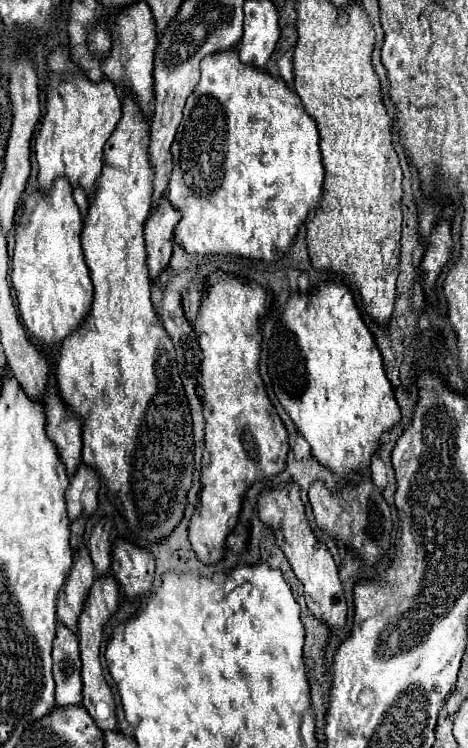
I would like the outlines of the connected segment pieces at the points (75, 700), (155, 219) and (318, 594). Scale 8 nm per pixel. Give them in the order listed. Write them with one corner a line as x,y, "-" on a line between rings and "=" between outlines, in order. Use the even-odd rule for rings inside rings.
58,625
54,639
54,681
58,707
82,705
82,679
80,679
80,651
78,637
64,625
=
166,197
160,199
160,207
146,221
144,227
146,251
148,251
146,265
152,281
156,281
170,263
172,247
174,247
174,229
178,221
180,221
180,213
168,203
=
290,483
284,489
260,493
258,515
260,515
260,521
274,531
276,545
284,551
290,567
294,569
296,577
302,581
310,613
324,627
342,629
346,625
346,599
344,599
344,591
342,591
342,585
338,579
338,569
336,569
336,563
334,563
332,555
328,553
326,545
320,543
308,527
308,519
304,513
304,505
300,501
298,485
-
282,513
284,513
284,517
282,517

